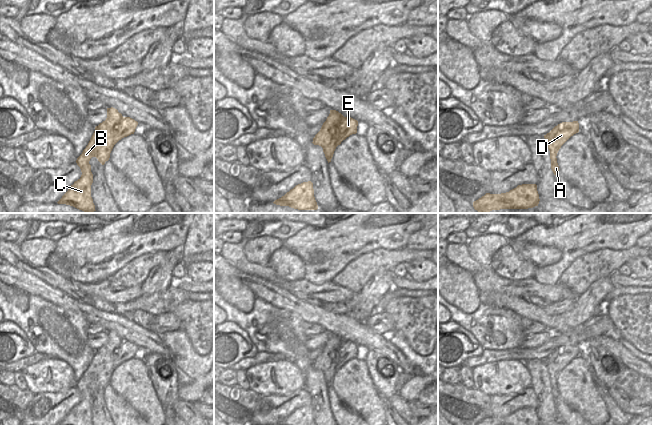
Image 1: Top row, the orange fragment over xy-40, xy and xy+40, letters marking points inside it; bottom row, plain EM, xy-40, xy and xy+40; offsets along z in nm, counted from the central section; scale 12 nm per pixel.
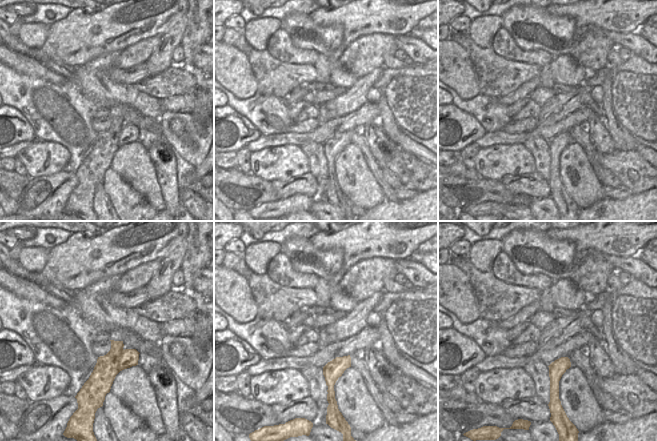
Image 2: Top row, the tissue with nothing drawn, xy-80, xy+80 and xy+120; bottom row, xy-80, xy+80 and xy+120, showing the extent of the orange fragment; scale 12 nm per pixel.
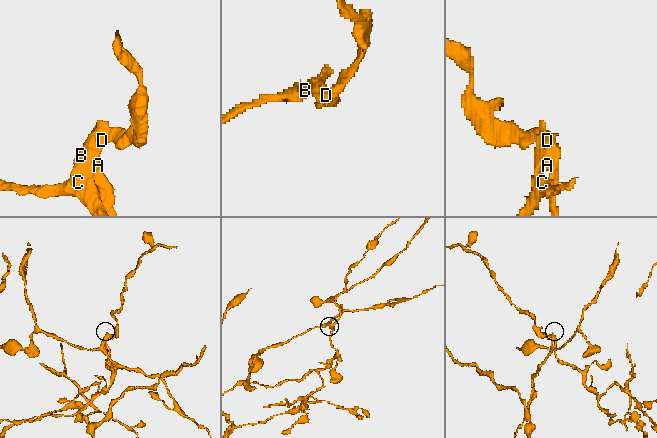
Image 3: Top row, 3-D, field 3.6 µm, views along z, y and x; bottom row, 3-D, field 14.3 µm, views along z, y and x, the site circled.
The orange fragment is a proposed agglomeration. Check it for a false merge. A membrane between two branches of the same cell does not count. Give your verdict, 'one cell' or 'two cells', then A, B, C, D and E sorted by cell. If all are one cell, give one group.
two cells; A D E / B C

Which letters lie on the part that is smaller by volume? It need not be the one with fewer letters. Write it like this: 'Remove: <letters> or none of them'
Remove: B, C

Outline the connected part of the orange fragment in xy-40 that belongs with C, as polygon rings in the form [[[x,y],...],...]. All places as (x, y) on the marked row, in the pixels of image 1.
[[[107,108],[107,118],[95,127],[95,131],[76,163],[80,167],[81,177],[70,186],[68,191],[57,202],[73,206],[84,212],[94,212],[95,205],[91,197],[93,174],[89,161],[96,157],[104,165],[110,158],[110,153],[115,143],[115,131],[122,121],[123,116],[117,109]]]

